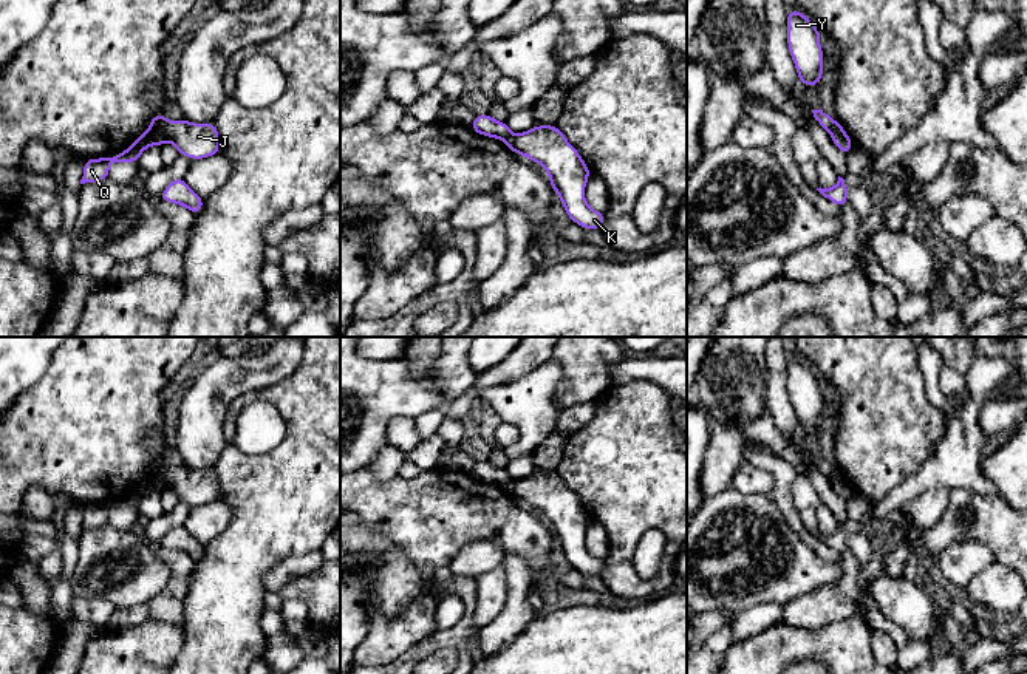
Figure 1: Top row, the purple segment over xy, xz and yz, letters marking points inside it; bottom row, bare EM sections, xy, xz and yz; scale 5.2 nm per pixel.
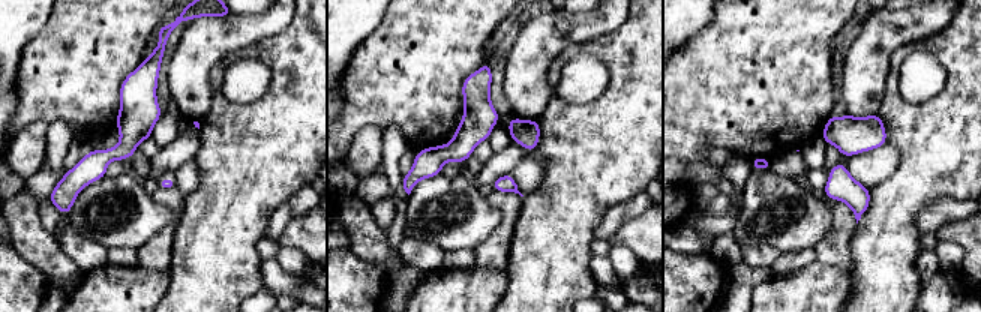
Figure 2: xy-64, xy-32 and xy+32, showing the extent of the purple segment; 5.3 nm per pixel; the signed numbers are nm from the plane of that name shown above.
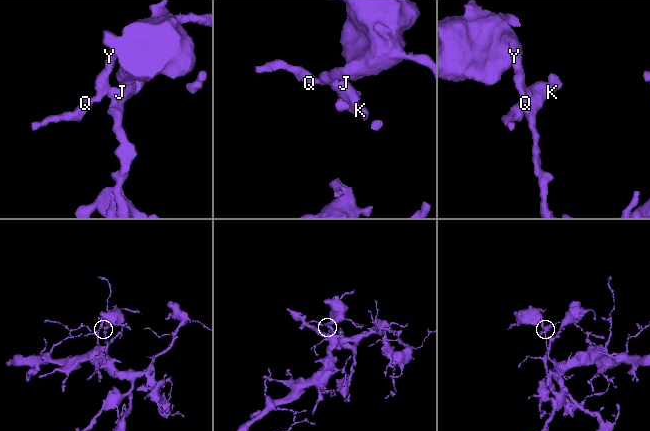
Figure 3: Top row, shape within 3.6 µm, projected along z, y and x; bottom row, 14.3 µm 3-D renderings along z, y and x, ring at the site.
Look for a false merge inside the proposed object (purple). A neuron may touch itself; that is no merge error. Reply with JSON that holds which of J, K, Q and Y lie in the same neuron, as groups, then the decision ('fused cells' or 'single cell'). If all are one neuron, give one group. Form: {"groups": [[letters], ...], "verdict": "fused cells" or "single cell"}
{"groups": [["J", "K"], ["Q", "Y"]], "verdict": "fused cells"}

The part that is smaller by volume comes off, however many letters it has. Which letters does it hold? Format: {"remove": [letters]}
{"remove": ["Q", "Y"]}

